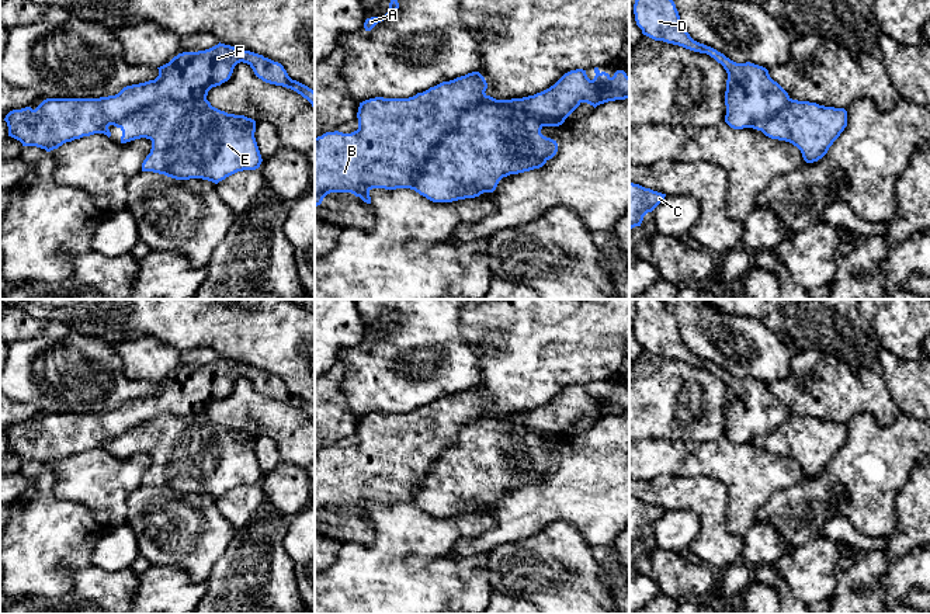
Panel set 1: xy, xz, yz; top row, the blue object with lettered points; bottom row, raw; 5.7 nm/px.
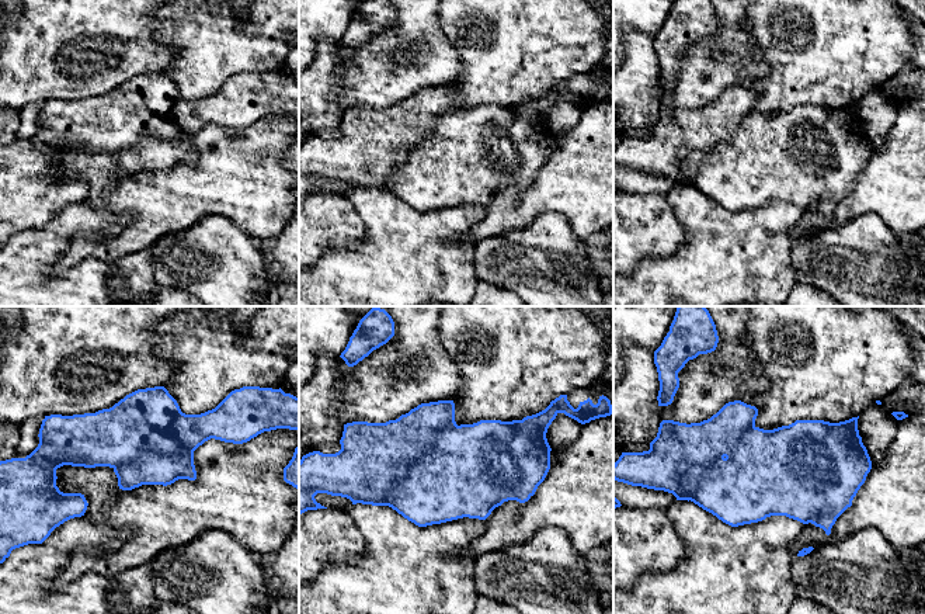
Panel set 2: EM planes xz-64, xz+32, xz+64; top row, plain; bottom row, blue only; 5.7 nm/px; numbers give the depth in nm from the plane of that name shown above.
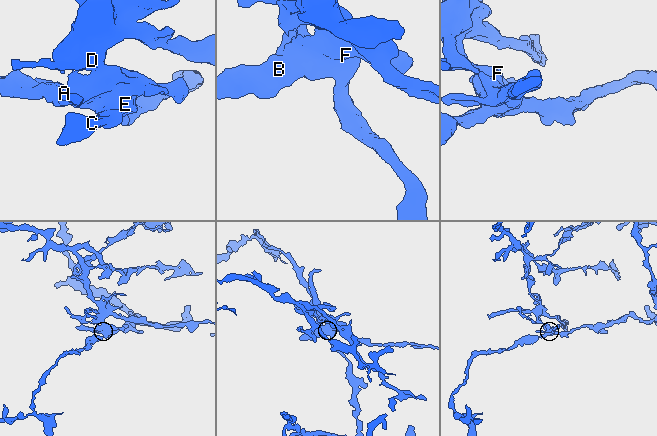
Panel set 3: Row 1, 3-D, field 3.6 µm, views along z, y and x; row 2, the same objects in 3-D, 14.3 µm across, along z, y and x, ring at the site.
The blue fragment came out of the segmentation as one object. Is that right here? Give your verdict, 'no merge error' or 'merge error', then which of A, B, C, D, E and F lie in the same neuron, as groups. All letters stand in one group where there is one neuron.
merge error | A B D F / C E

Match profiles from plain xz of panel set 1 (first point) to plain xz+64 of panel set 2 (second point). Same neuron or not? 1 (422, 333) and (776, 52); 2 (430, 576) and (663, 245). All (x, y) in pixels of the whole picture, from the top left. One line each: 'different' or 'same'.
1: different
2: different

